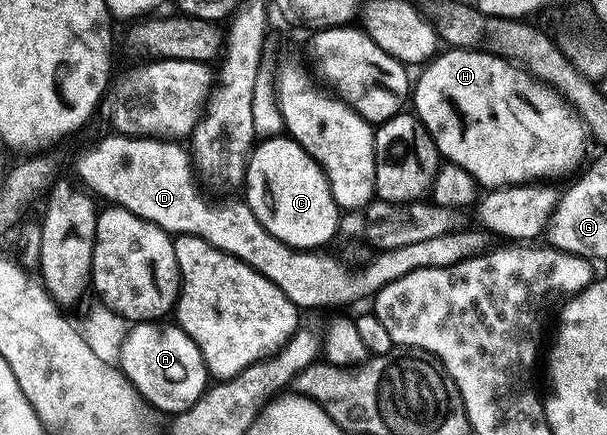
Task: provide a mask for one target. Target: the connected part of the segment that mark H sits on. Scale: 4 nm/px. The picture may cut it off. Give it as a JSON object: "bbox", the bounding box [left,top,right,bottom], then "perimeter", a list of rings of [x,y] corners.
{"bbox":[411,49,591,188],"perimeter":[[[445,49],[424,64],[422,71],[425,72],[418,79],[416,76],[411,87],[412,110],[428,129],[442,160],[467,169],[482,188],[557,181],[553,179],[572,176],[572,171],[586,162],[585,150],[591,144],[591,136],[581,116],[555,88],[541,83],[522,67],[486,51]]]}

